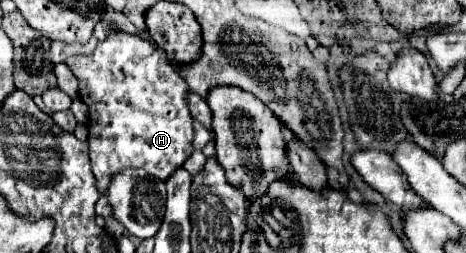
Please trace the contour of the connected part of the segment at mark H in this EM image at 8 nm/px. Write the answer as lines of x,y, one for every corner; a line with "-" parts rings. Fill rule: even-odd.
125,32
109,34
107,40
97,44
91,56
71,56
65,64
79,80
79,96
89,106
89,152
99,194
107,194
113,174
125,168
143,168
165,182
193,154
193,118
187,106
189,86
149,40

